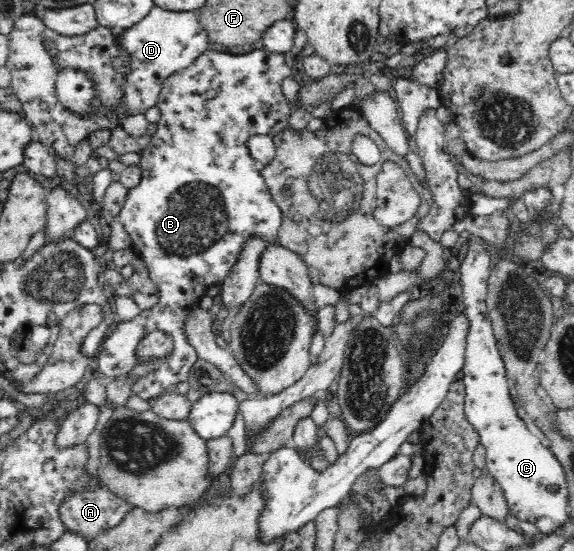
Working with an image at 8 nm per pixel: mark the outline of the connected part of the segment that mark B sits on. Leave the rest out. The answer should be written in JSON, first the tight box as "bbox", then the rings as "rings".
{"bbox":[97,46,294,400],"rings":[[[214,46],[206,49],[196,61],[188,66],[185,70],[175,73],[170,76],[162,86],[161,94],[158,96],[157,107],[160,110],[160,121],[157,123],[156,133],[151,136],[150,145],[140,153],[139,165],[142,169],[142,178],[138,183],[138,186],[128,189],[126,202],[122,206],[122,210],[119,214],[119,221],[123,224],[124,230],[130,237],[130,249],[144,261],[149,272],[149,277],[152,282],[156,283],[159,288],[158,294],[160,295],[160,301],[150,309],[145,309],[138,314],[134,319],[130,321],[117,322],[116,326],[109,332],[101,349],[97,352],[97,368],[104,376],[112,378],[122,378],[127,373],[131,372],[138,364],[138,346],[144,341],[150,332],[163,332],[172,338],[172,351],[170,351],[164,358],[163,362],[156,368],[155,371],[149,373],[144,378],[140,378],[137,382],[134,382],[132,386],[133,394],[140,396],[144,400],[151,400],[158,395],[161,395],[168,390],[171,390],[177,382],[187,380],[190,374],[192,365],[196,362],[197,354],[190,344],[186,343],[186,336],[181,329],[181,322],[185,321],[186,315],[190,310],[198,308],[198,301],[201,296],[206,294],[208,289],[215,283],[223,281],[230,270],[238,264],[240,260],[240,254],[242,254],[242,248],[250,240],[250,238],[261,238],[270,243],[277,239],[278,229],[282,222],[282,212],[278,209],[276,203],[272,199],[268,187],[264,182],[264,178],[260,173],[260,165],[250,155],[249,150],[246,147],[246,142],[250,140],[250,136],[254,134],[264,134],[267,136],[274,136],[278,134],[280,130],[284,130],[289,126],[290,115],[293,114],[294,108],[289,106],[286,96],[283,94],[282,84],[287,77],[293,75],[293,58],[291,52],[284,54],[276,54],[269,50],[256,47],[256,52],[248,52],[248,54],[234,54],[231,52],[214,52]]]}

